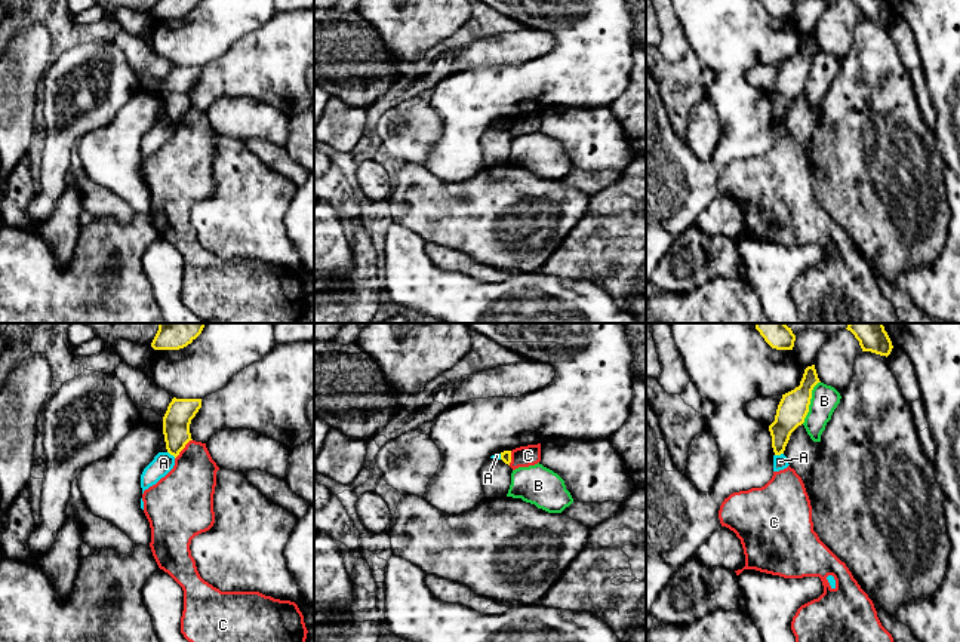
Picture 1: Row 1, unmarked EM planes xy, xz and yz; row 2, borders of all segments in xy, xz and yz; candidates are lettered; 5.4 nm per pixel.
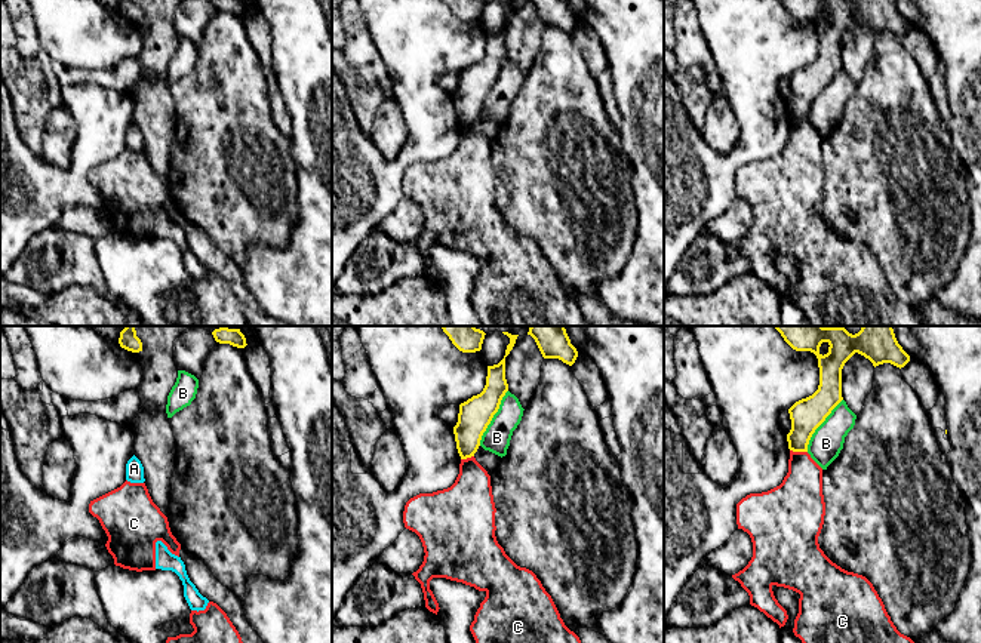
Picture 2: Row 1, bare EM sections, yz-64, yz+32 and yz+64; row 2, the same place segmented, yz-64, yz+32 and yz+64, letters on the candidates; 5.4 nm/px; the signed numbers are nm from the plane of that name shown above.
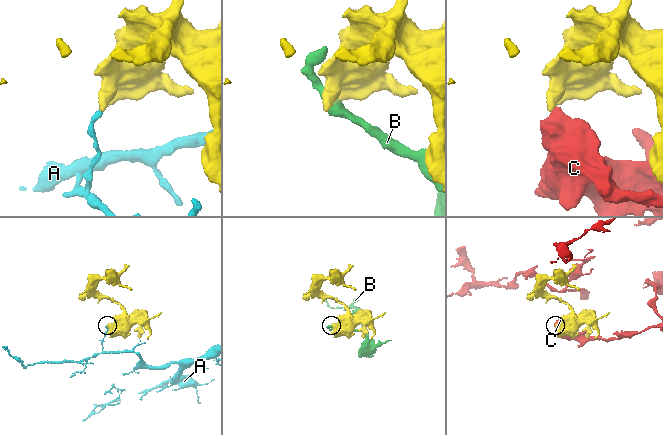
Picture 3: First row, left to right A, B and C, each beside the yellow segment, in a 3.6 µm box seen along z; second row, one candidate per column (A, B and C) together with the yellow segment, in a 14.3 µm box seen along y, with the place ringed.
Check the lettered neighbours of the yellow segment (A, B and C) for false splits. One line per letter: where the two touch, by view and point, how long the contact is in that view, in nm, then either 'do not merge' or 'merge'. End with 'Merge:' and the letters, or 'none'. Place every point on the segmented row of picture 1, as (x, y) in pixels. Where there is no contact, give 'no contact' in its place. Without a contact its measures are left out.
A: contact yz (778, 454); length 50 nm; do not merge
B: contact yz (809, 402); length 260 nm; do not merge
C: contact xy (182, 448); length 140 nm; do not merge
Merge: none

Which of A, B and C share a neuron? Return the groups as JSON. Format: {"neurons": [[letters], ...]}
{"neurons": [["A"], ["B"], ["C"]]}

